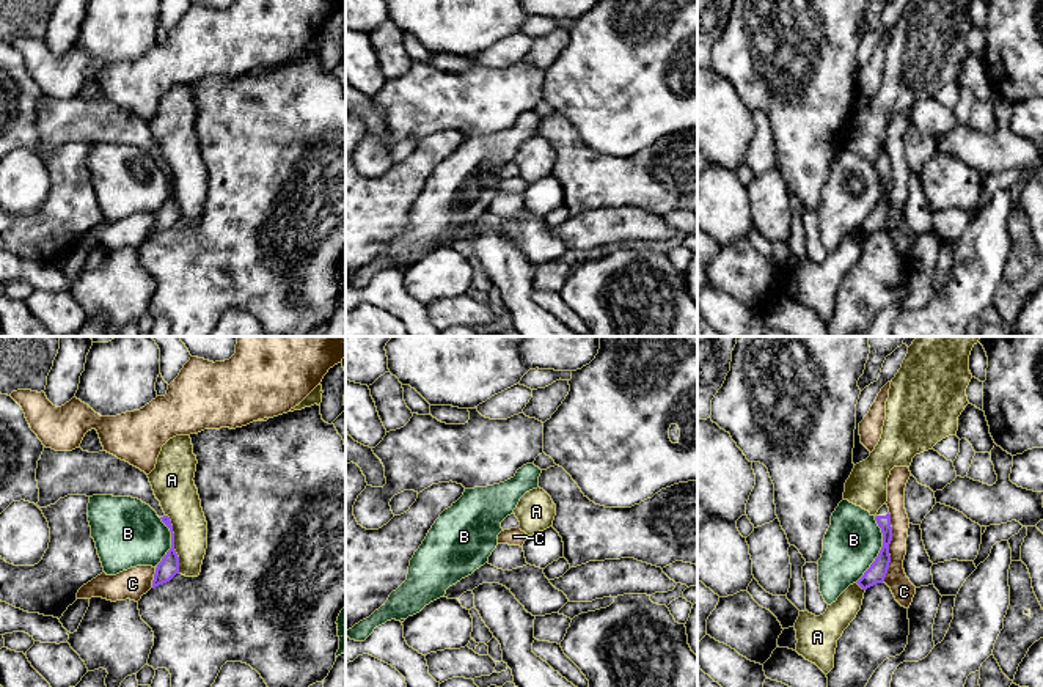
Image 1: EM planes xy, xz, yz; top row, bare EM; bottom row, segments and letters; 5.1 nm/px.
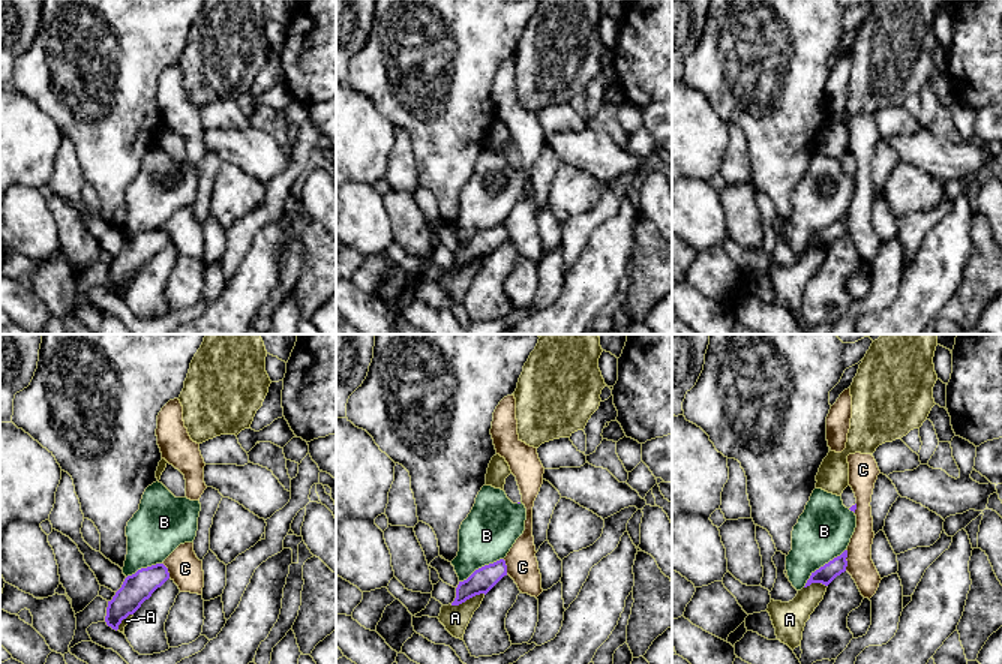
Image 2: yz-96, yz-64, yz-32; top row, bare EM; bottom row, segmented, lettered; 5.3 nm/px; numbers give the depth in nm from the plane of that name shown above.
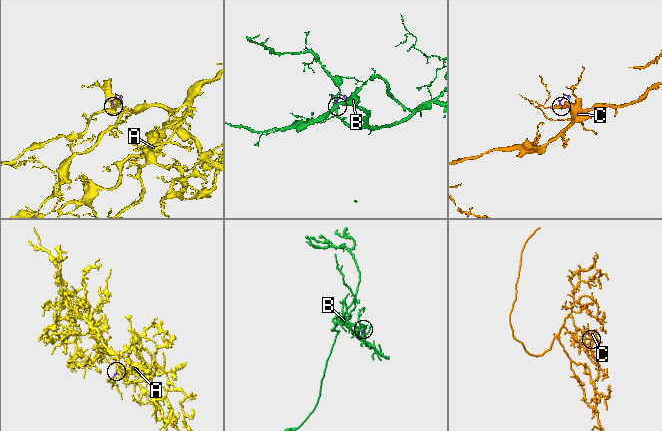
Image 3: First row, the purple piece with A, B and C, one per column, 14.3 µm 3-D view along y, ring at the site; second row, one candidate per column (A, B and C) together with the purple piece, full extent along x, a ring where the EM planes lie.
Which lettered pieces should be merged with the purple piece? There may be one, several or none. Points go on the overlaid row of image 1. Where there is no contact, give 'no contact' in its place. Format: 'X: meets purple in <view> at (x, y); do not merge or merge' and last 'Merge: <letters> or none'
A: meets purple in xy at (173, 544); do not merge
B: meets purple in yz at (880, 551); do not merge
C: meets purple in yz at (888, 547); do not merge
Merge: none

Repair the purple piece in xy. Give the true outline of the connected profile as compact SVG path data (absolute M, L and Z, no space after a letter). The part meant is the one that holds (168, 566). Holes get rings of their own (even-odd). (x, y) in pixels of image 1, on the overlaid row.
M44 446L38 461L36 481L39 508L55 505L68 495L132 497L149 505L171 531L171 549L156 568L152 588L170 582L179 574L179 557L174 550L171 520L156 498L148 475L140 468L107 451L88 453L82 448L55 451Z

